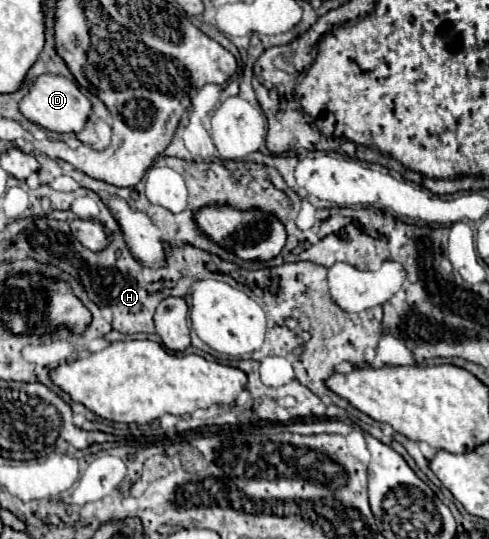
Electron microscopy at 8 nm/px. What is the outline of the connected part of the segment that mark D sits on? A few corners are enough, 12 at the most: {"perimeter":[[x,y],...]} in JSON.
{"perimeter":[[36,77],[20,113],[50,131],[80,133],[90,101],[70,79]]}

